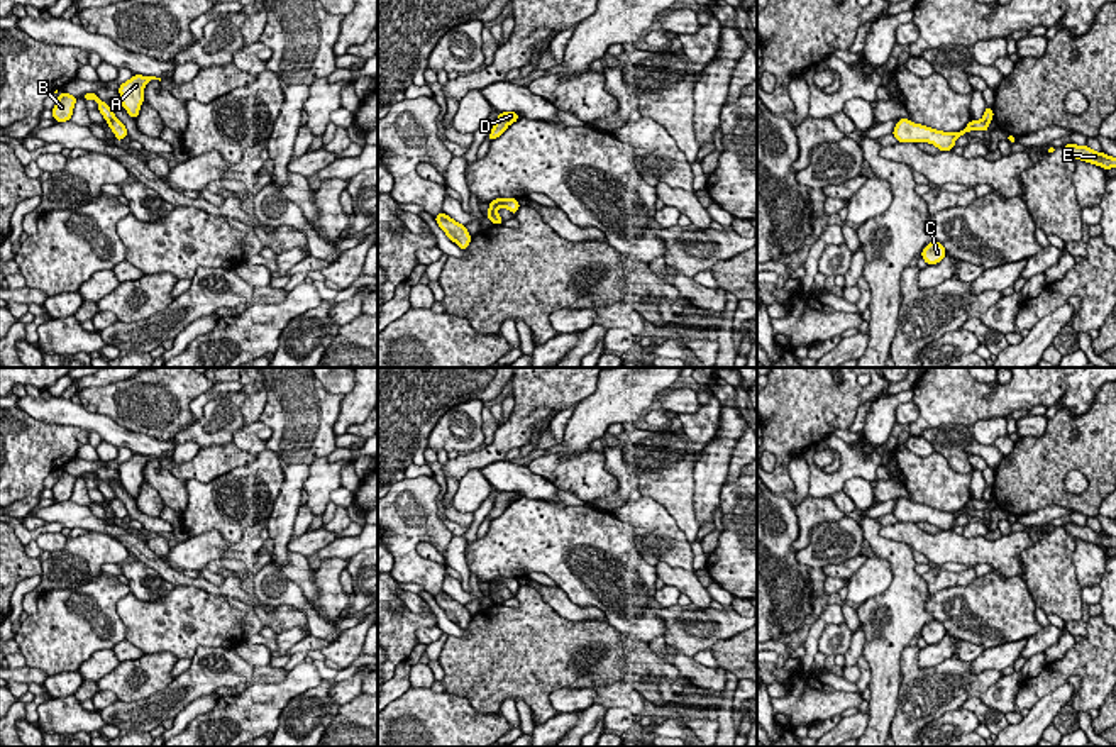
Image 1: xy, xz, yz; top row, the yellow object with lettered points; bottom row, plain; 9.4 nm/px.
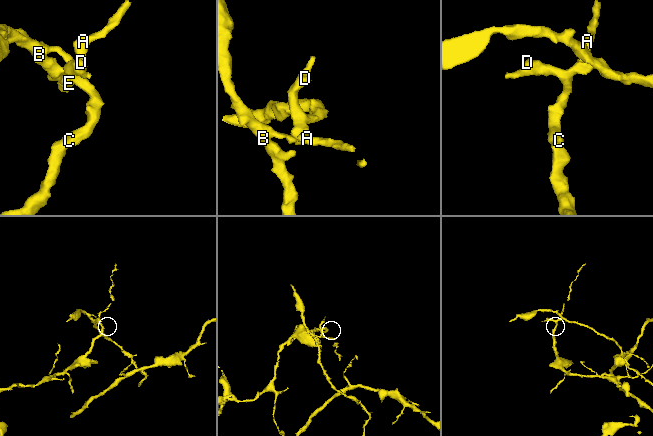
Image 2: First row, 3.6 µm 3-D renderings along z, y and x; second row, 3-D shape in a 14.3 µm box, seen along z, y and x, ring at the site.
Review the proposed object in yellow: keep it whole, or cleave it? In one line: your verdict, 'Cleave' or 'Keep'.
Cleave

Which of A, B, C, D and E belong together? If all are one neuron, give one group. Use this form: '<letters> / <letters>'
A C D / B E

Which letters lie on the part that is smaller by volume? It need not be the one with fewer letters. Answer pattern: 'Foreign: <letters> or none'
Foreign: B, E

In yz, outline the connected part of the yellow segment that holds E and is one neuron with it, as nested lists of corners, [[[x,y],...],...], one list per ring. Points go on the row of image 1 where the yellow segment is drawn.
[[[1069,142],[1064,147],[1075,159],[1097,164],[1104,169],[1116,168],[1116,158],[1108,156],[1104,152],[1096,152],[1087,146],[1075,146],[1075,144]]]

